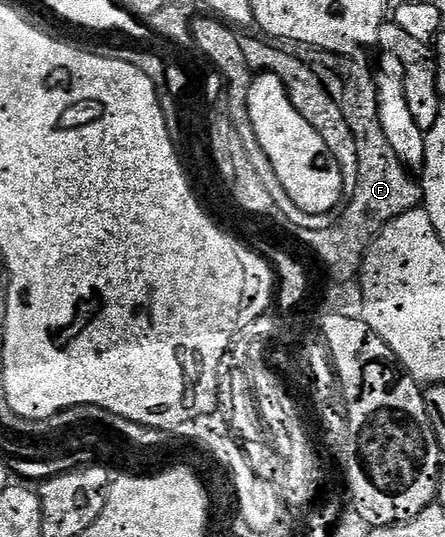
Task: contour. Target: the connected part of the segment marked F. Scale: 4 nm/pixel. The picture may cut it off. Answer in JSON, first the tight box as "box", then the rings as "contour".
{"box":[290,44,422,228],"contour":[[[305,44],[291,45],[290,52],[303,64],[308,64],[314,74],[326,86],[330,98],[338,102],[342,114],[346,114],[346,126],[354,134],[354,142],[358,146],[358,182],[351,189],[339,220],[380,220],[380,228],[385,228],[394,218],[406,214],[410,210],[421,207],[422,184],[419,179],[411,180],[410,169],[398,158],[394,146],[390,146],[390,138],[386,138],[386,130],[382,130],[380,121],[380,99],[376,89],[376,76],[368,73],[364,64],[359,64],[352,56],[339,56],[337,52],[327,52],[321,48],[311,48]]]}

